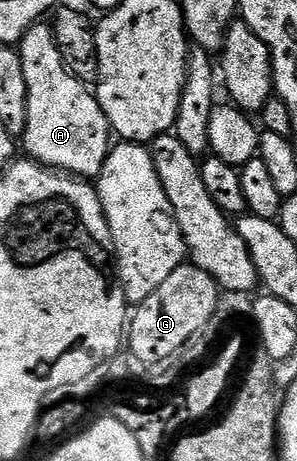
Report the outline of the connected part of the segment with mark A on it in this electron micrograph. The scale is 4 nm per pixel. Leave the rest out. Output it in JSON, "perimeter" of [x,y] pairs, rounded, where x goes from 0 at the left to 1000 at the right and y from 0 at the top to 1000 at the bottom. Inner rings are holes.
{"perimeter":[[[125,50],[64,91],[64,126],[71,145],[84,145],[84,180],[98,180],[98,249],[91,282],[77,286],[71,315],[91,321],[88,338],[165,367],[209,371],[269,388],[330,386],[340,362],[354,362],[354,345],[380,321],[380,282],[360,269],[354,241],[340,241],[333,217],[316,200],[239,158],[212,115],[185,89],[185,67],[168,52]]]}

